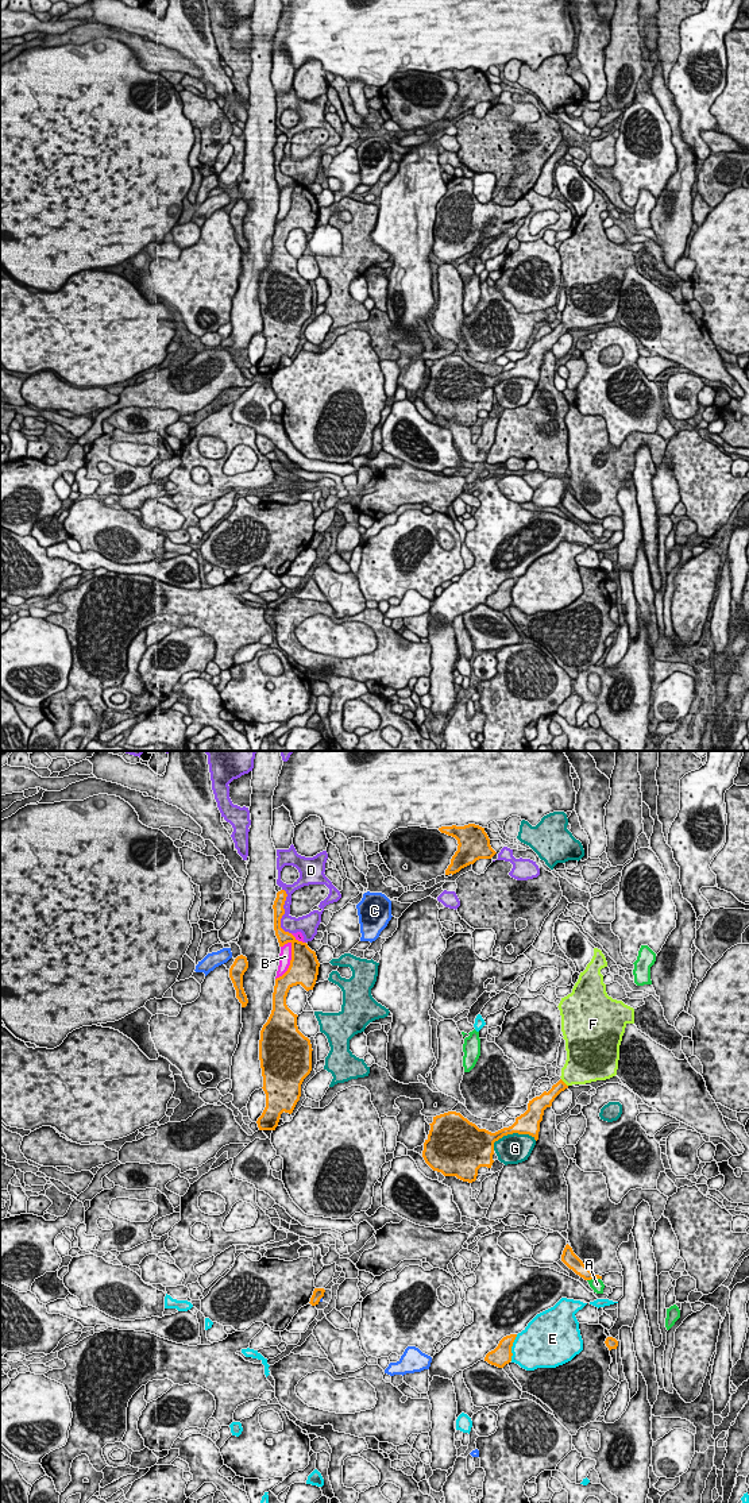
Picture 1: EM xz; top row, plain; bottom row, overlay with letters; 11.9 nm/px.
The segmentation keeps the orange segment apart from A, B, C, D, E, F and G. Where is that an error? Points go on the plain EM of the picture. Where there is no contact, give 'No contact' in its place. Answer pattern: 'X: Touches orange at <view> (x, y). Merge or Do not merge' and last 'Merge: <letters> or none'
A: Touches orange at xz (593, 521). Do not merge
B: Touches orange at xz (290, 205). Do not merge
C: Touches orange at xz (320, 542). Do not merge
D: Touches orange at xz (284, 157). Do not merge
E: Touches orange at xz (510, 592). Do not merge
F: Touches orange at xz (564, 327). Merge
G: Touches orange at xz (512, 377). Do not merge
Merge: F

